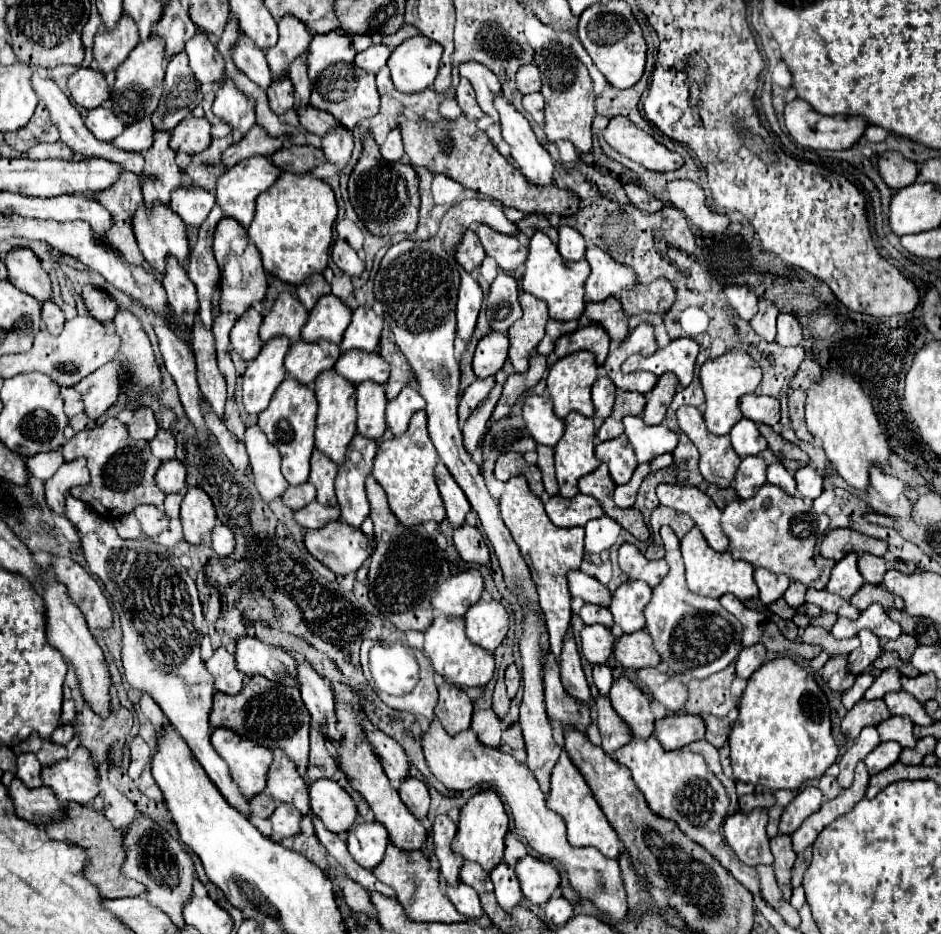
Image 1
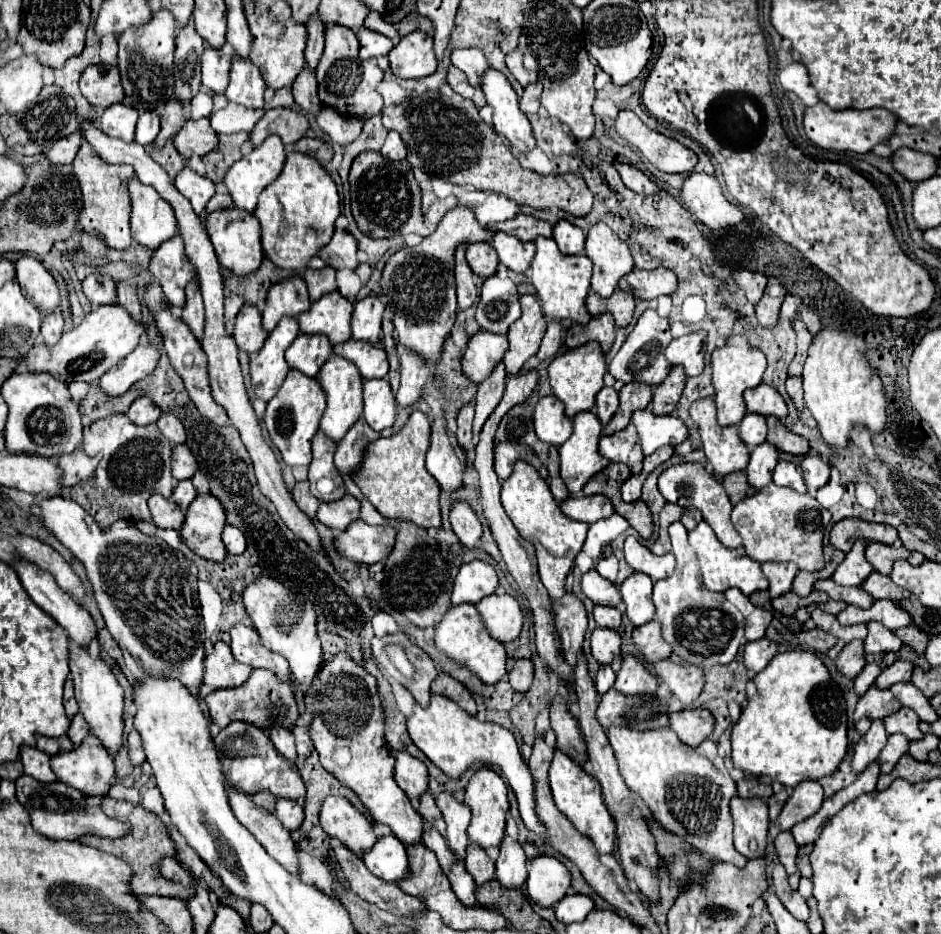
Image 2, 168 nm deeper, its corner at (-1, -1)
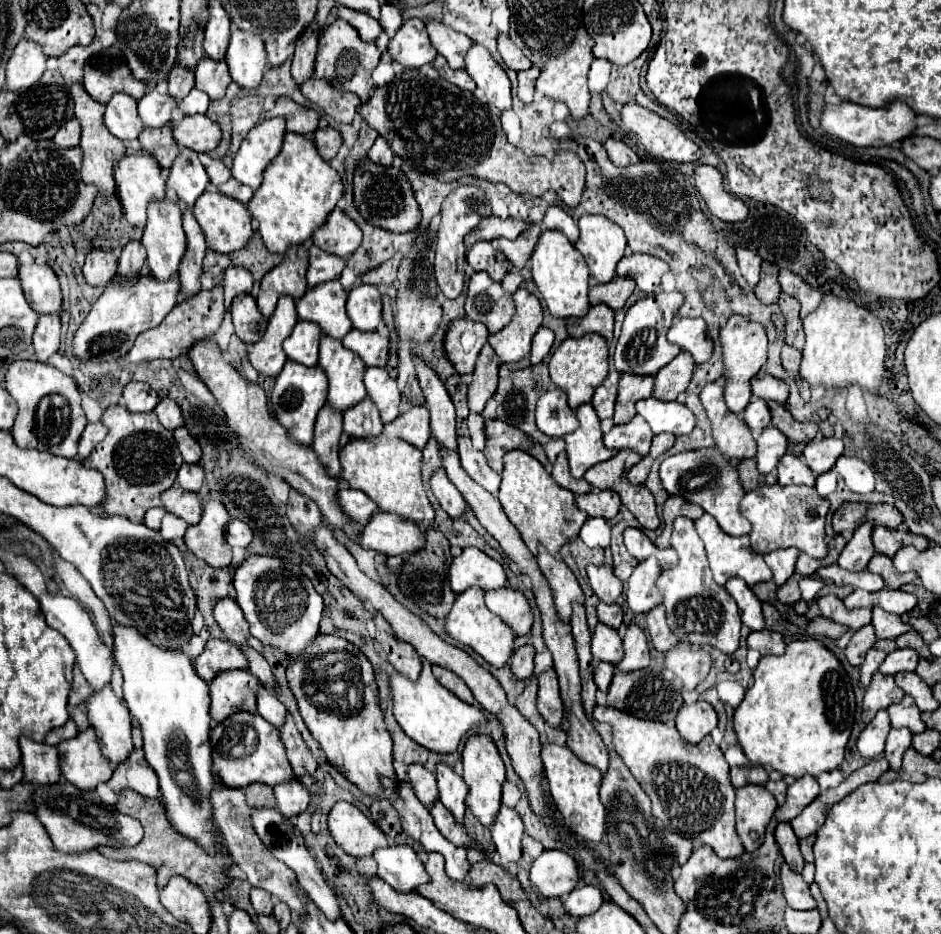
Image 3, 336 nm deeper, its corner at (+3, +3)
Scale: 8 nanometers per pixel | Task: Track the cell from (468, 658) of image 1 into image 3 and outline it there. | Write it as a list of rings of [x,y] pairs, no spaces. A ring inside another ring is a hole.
[[[472,586],[470,590],[458,594],[450,614],[446,616],[446,632],[452,640],[456,640],[462,646],[470,646],[478,656],[482,656],[488,664],[502,668],[508,658],[514,652],[514,634],[512,630],[500,622],[500,618],[496,614],[492,614],[486,604],[484,604],[484,590]]]

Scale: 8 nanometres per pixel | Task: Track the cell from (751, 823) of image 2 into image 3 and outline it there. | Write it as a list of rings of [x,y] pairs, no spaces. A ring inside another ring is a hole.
[[[742,786],[736,790],[736,832],[748,854],[764,842],[764,830],[776,810],[774,796],[764,786]]]

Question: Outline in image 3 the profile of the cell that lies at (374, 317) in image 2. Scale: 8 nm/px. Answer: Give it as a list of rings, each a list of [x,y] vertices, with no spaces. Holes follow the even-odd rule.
[[[362,284],[348,294],[348,318],[362,332],[374,332],[382,320],[382,302],[376,286]]]

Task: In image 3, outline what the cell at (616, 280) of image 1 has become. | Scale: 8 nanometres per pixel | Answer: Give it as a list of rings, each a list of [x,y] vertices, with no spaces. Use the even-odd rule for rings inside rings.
[[[600,214],[582,216],[578,226],[580,238],[576,248],[582,252],[592,278],[598,284],[610,282],[614,278],[616,264],[622,260],[626,250],[624,230]]]

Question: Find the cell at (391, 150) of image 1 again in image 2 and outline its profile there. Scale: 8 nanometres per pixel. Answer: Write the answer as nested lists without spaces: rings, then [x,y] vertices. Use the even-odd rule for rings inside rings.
[[[388,132],[386,142],[384,142],[384,146],[382,146],[380,154],[382,154],[384,158],[390,158],[390,160],[400,162],[400,160],[404,160],[404,158],[406,158],[406,146],[404,146],[404,142],[402,142],[402,138],[400,138],[398,134]]]

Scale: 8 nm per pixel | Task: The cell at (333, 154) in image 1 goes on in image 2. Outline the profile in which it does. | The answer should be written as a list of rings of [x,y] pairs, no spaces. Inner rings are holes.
[[[322,108],[316,114],[316,122],[332,138],[332,142],[342,144],[342,146],[354,142],[358,138],[358,134],[362,132],[362,120],[342,118],[342,114],[338,114],[338,110]]]

